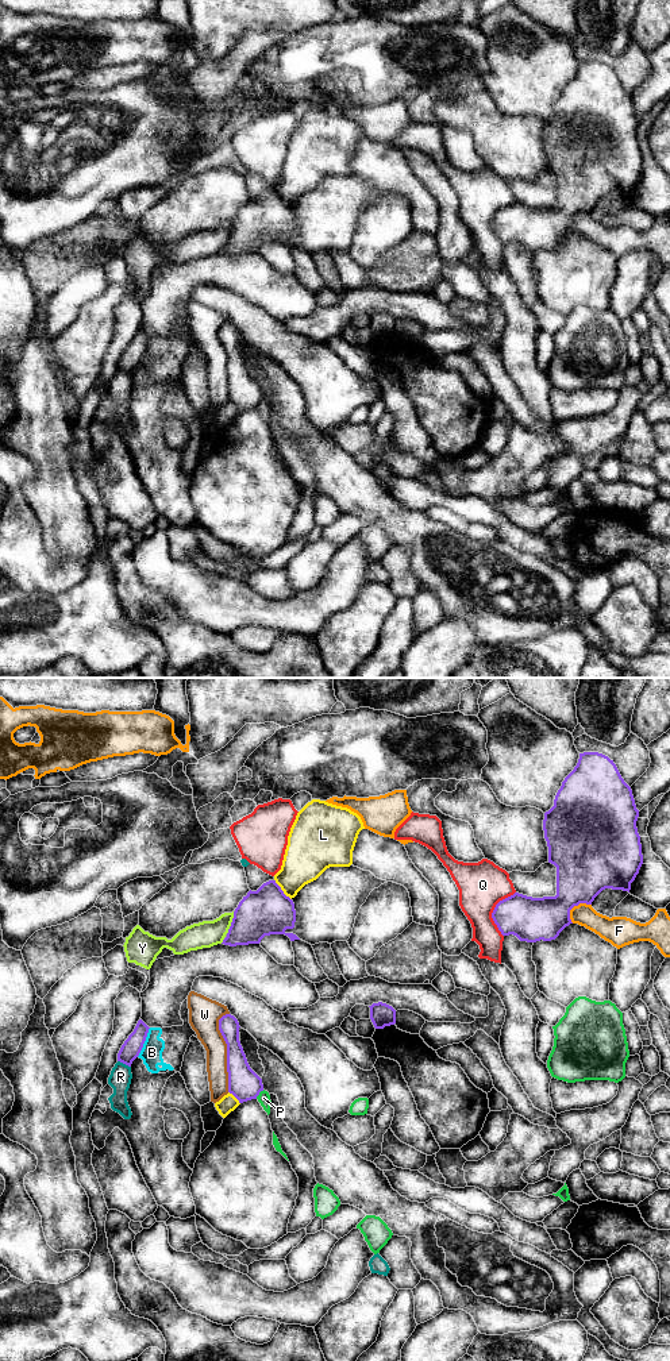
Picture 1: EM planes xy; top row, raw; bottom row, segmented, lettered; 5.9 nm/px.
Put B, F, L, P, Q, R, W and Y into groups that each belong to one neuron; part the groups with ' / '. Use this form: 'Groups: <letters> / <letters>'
Groups: B Y / F / L / P / Q / R / W

